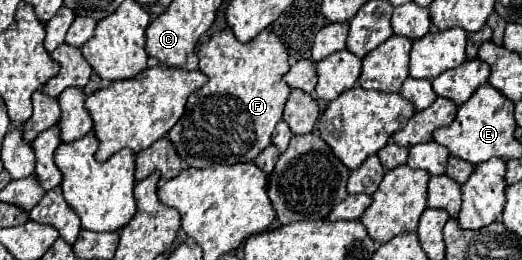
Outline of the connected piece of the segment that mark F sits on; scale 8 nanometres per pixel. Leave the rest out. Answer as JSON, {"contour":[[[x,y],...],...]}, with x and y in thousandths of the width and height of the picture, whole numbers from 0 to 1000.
{"contour":[[[427,112],[408,127],[377,188],[381,273],[400,296],[400,312],[377,342],[362,381],[351,450],[320,512],[320,535],[331,550],[339,596],[362,642],[404,642],[412,627],[450,635],[485,619],[508,565],[519,558],[519,512],[542,450],[542,404],[557,358],[554,327],[542,312],[542,288],[554,273],[554,212],[538,158],[519,119],[500,119],[485,158],[462,165],[450,150],[446,119]]]}

